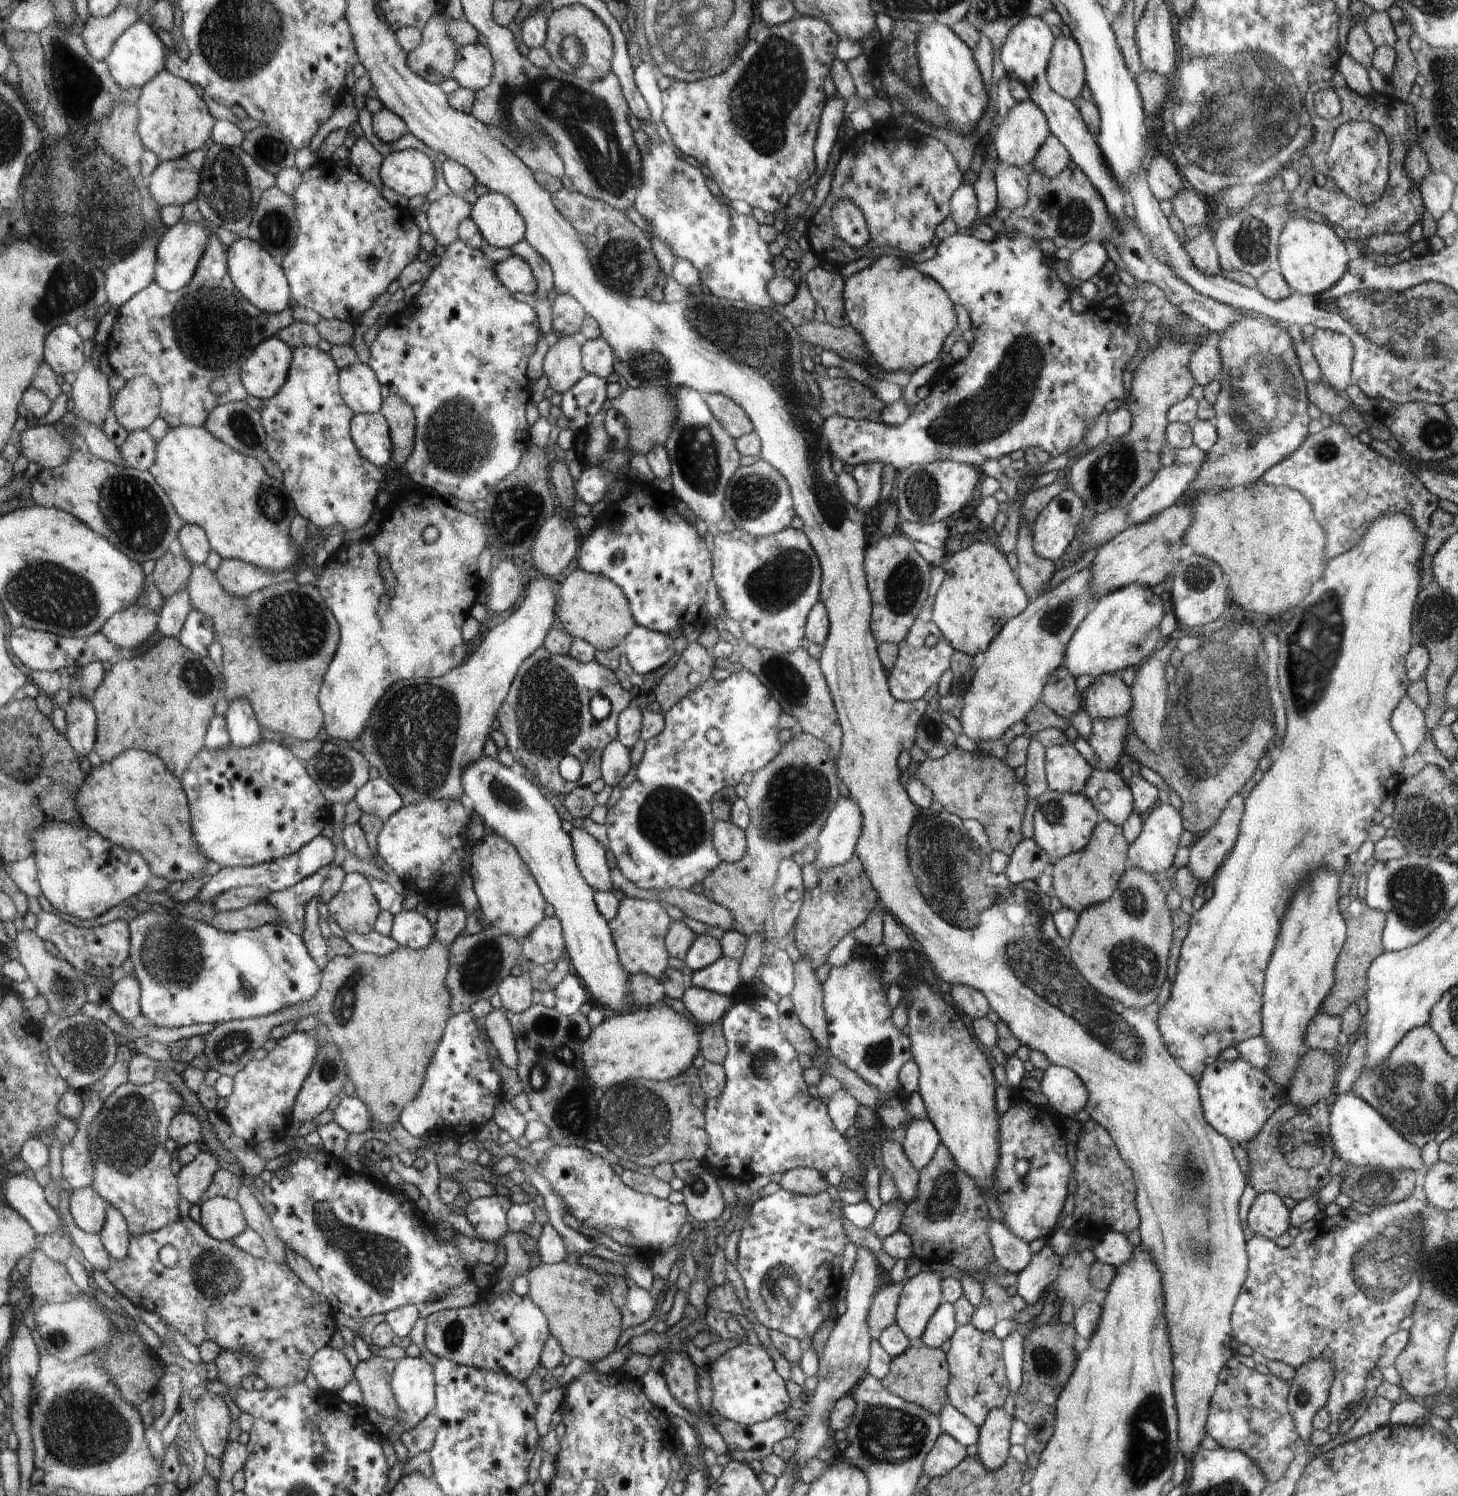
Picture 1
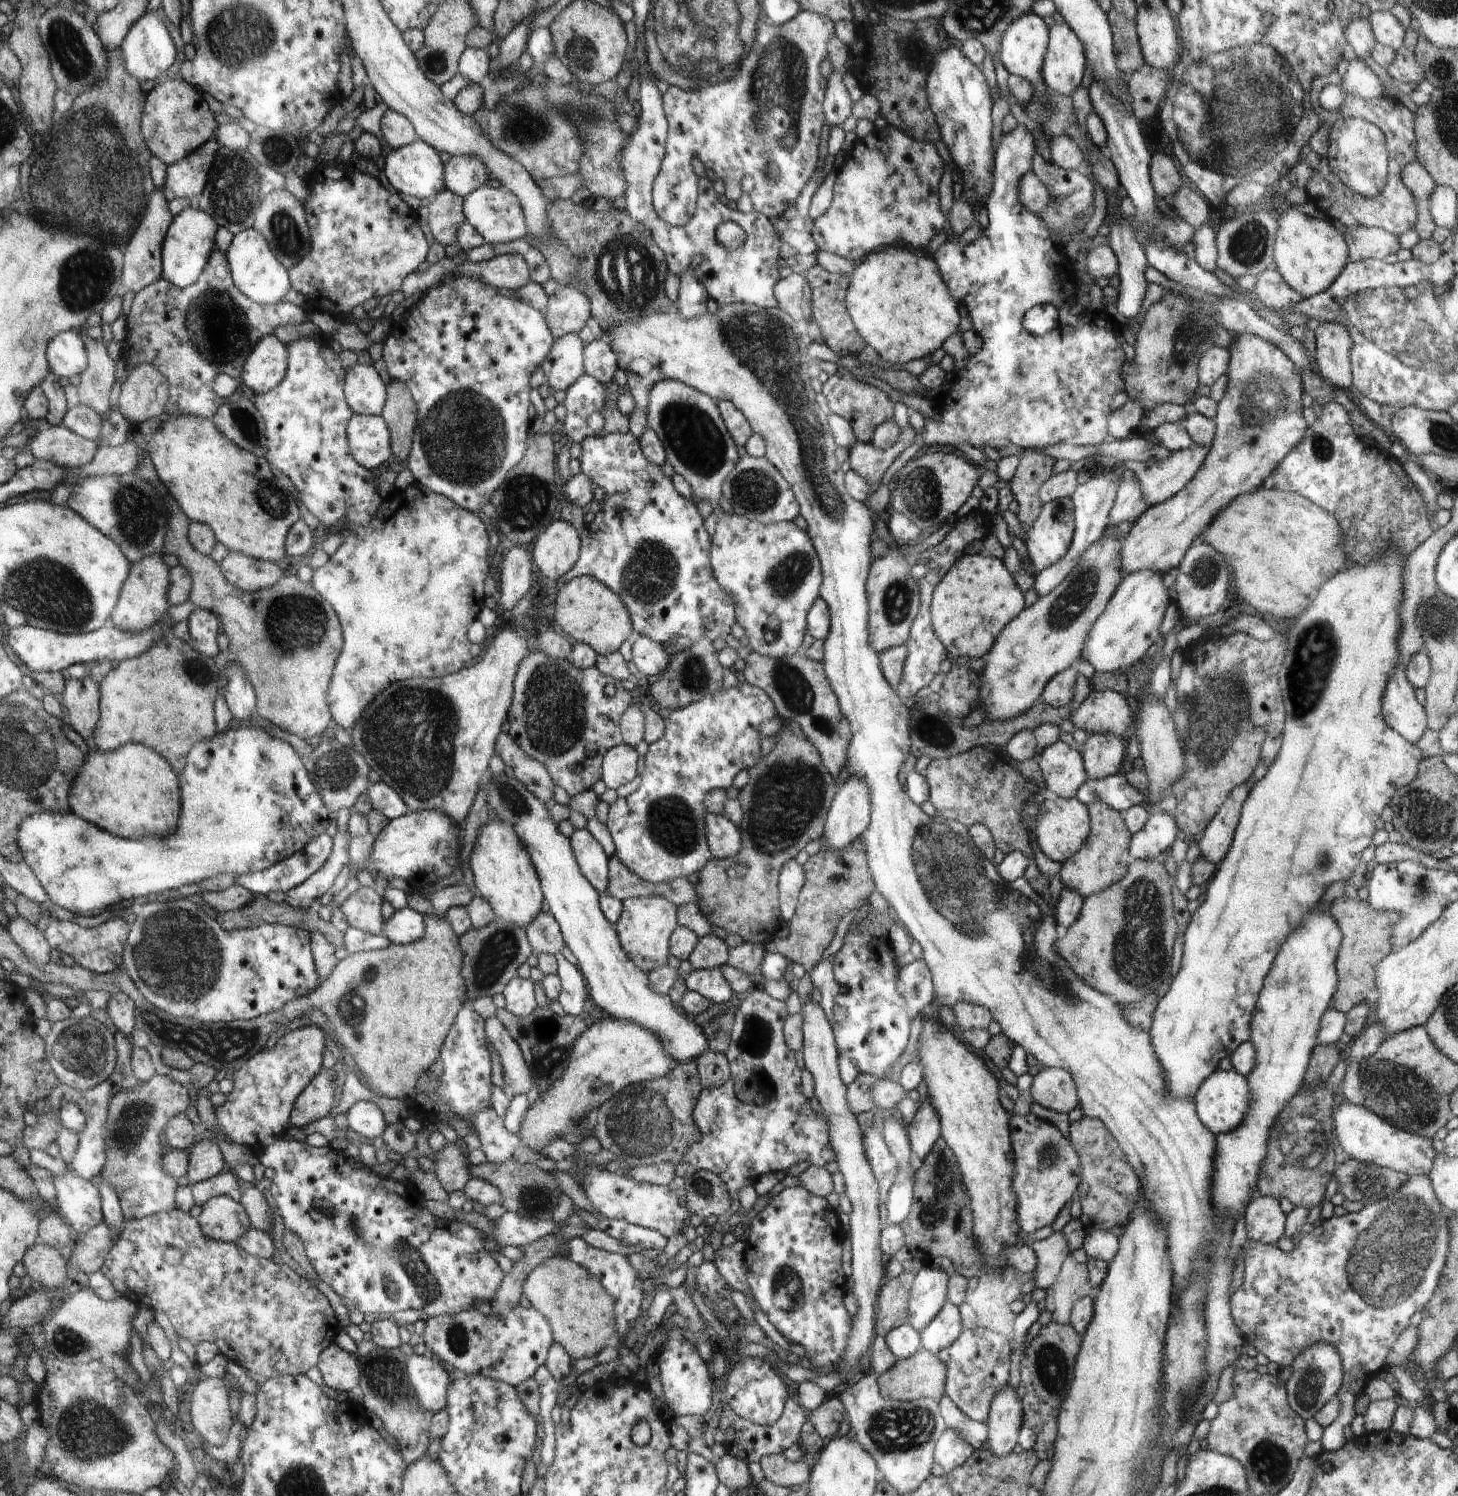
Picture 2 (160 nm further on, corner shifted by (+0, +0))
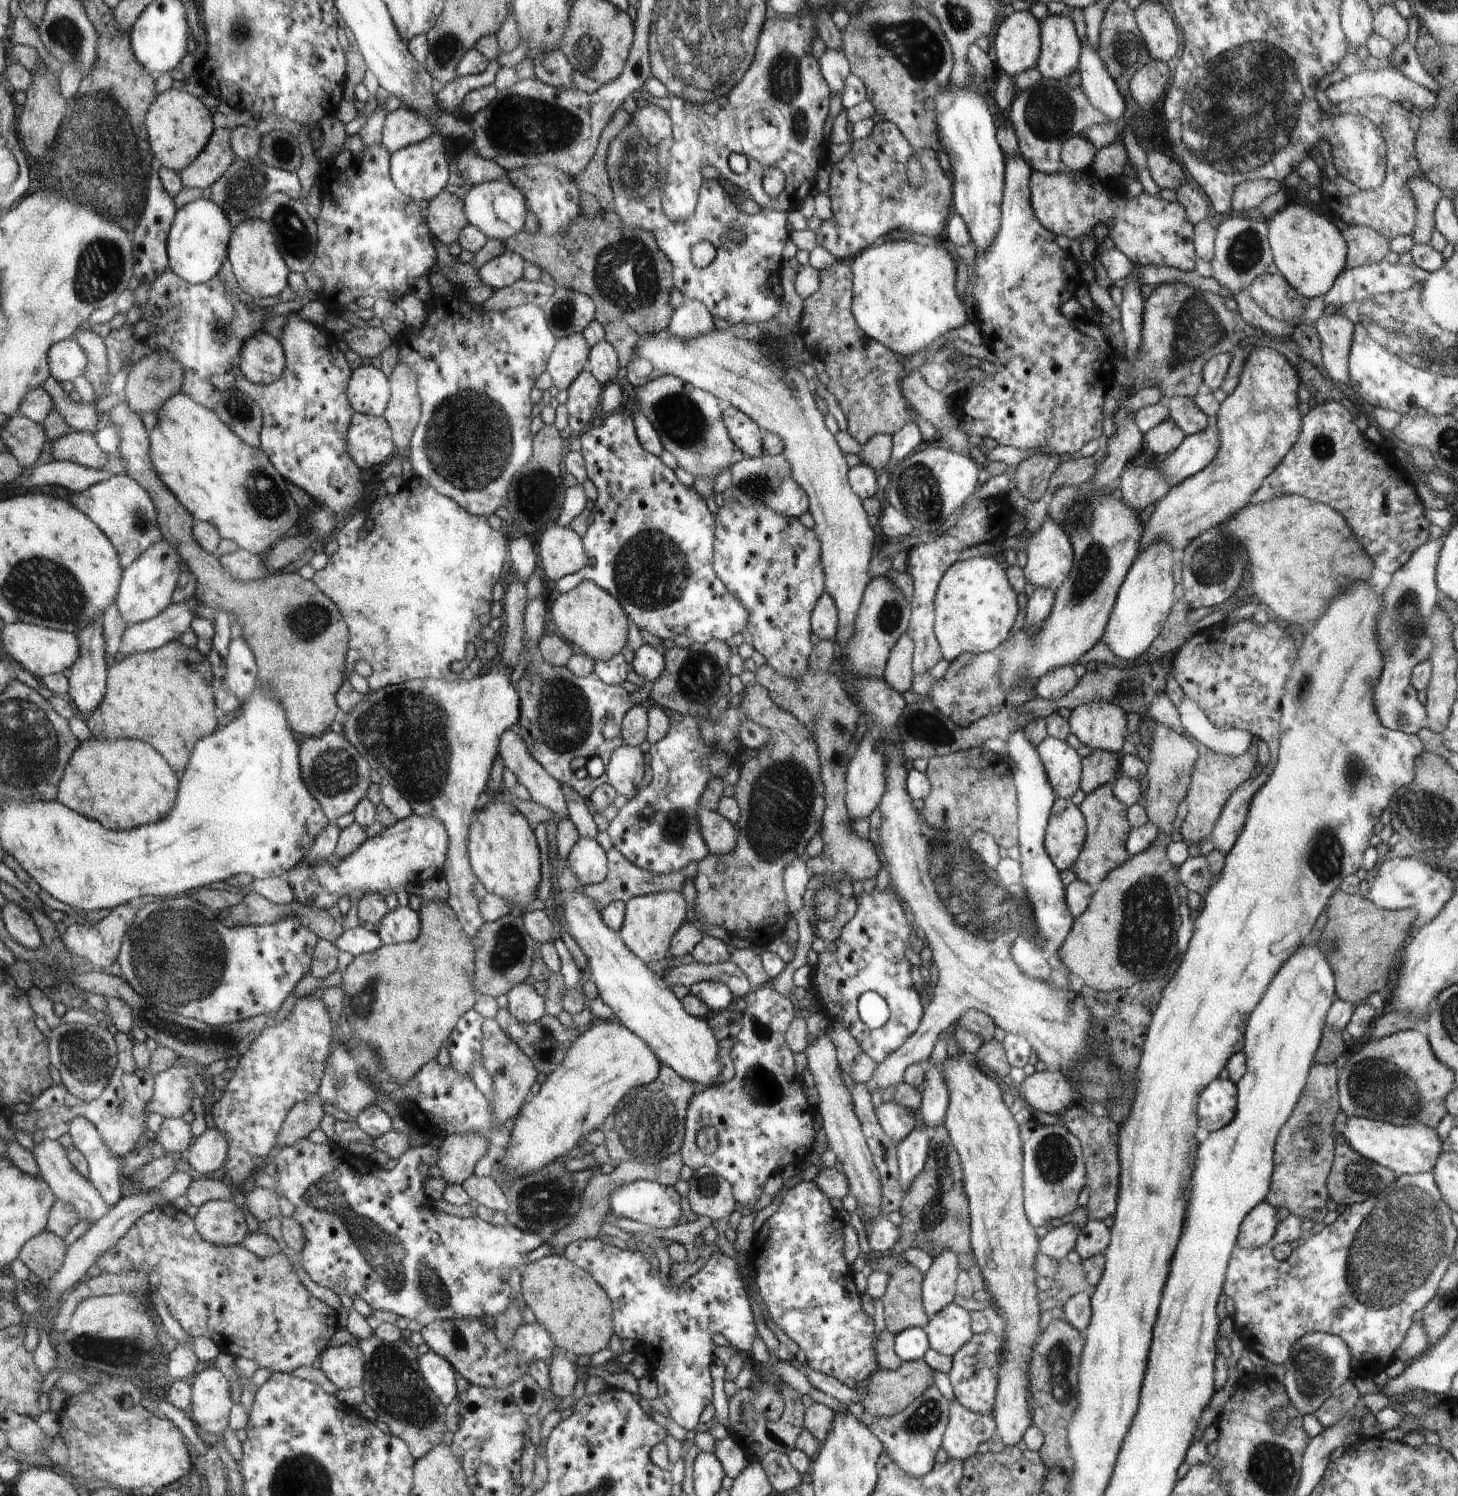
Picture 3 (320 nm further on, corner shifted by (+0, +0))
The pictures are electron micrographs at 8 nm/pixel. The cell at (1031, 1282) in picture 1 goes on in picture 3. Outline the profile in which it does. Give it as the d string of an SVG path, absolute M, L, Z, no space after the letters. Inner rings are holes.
M1070 1221L1056 1223L1049 1227L1048 1233L1042 1237L1042 1252L1059 1262L1066 1259L1068 1252L1075 1248L1079 1232L1079 1228Z

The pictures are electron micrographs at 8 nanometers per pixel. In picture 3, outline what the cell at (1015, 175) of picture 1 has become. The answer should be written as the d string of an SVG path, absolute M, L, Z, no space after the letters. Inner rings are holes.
M1062 168L1062 173L1053 175L1033 172L1030 188L1033 211L1037 219L1050 232L1064 234L1070 240L1081 244L1089 235L1093 235L1097 223L1104 222L1108 229L1108 237L1113 239L1115 248L1123 252L1136 267L1155 264L1181 271L1195 270L1197 254L1193 243L1193 224L1188 220L1184 207L1177 200L1165 201L1158 194L1152 196L1146 191L1135 197L1112 197L1106 183L1098 181L1089 171L1071 171L1068 168Z

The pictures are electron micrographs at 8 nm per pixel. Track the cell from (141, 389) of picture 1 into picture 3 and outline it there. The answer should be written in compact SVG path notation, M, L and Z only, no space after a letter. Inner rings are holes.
M164 352L157 356L144 356L132 366L127 379L126 397L130 406L138 414L161 411L165 404L183 392L185 386L185 368L180 360L176 360L171 352Z

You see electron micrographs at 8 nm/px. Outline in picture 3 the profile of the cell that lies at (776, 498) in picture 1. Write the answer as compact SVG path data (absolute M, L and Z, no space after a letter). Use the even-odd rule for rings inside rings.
M764 454L762 457L744 457L732 467L732 485L737 492L738 500L745 505L764 503L784 516L799 518L810 512L810 497L807 492L793 479L792 468L786 457Z

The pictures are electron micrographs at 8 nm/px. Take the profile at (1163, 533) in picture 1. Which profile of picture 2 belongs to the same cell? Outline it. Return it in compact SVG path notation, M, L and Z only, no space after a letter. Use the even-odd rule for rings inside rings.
M1246 333L1238 335L1228 348L1231 352L1227 390L1217 402L1215 416L1215 435L1210 450L1196 471L1194 478L1174 496L1164 502L1151 506L1137 519L1130 533L1121 540L1121 571L1123 576L1140 569L1154 569L1167 572L1178 568L1185 552L1194 544L1196 538L1233 502L1237 496L1254 492L1263 486L1267 476L1281 463L1305 435L1308 428L1303 417L1303 382L1294 363L1272 343Z

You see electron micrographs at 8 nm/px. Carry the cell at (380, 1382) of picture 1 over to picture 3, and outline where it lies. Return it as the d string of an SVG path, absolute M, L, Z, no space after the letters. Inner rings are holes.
M374 1332L364 1340L359 1340L359 1347L365 1356L365 1380L361 1384L365 1394L365 1402L374 1410L377 1420L390 1428L394 1436L401 1439L408 1446L408 1451L417 1461L438 1446L446 1434L446 1405L436 1396L420 1374L417 1347L407 1338L401 1338L389 1344L378 1338Z

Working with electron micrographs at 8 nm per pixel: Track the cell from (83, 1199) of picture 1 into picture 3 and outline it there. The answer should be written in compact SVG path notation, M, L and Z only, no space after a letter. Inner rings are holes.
M44 1137L37 1140L35 1155L41 1168L41 1174L55 1190L58 1198L72 1203L81 1216L81 1220L96 1222L102 1220L113 1208L98 1190L90 1178L84 1176L73 1165L69 1157L69 1149L64 1148L60 1140Z

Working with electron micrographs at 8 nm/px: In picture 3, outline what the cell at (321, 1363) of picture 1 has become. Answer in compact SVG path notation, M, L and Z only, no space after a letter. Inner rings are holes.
M358 1345L328 1346L320 1360L320 1369L338 1390L360 1387L365 1380L365 1356Z

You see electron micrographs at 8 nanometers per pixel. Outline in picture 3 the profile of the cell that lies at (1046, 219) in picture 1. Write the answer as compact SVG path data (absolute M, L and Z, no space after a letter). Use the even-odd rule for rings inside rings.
M1041 77L1028 90L1018 90L1008 112L1019 144L1021 156L1033 172L1046 175L1058 173L1059 152L1064 138L1071 134L1085 134L1092 126L1106 123L1109 118L1097 111L1081 87L1071 87L1065 80L1048 80Z

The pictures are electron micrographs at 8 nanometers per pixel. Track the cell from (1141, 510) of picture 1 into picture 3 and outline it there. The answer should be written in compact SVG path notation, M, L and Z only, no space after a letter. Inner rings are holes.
M1212 417L1202 432L1184 437L1182 444L1161 463L1158 472L1174 486L1208 466L1217 455L1219 446L1217 419Z

